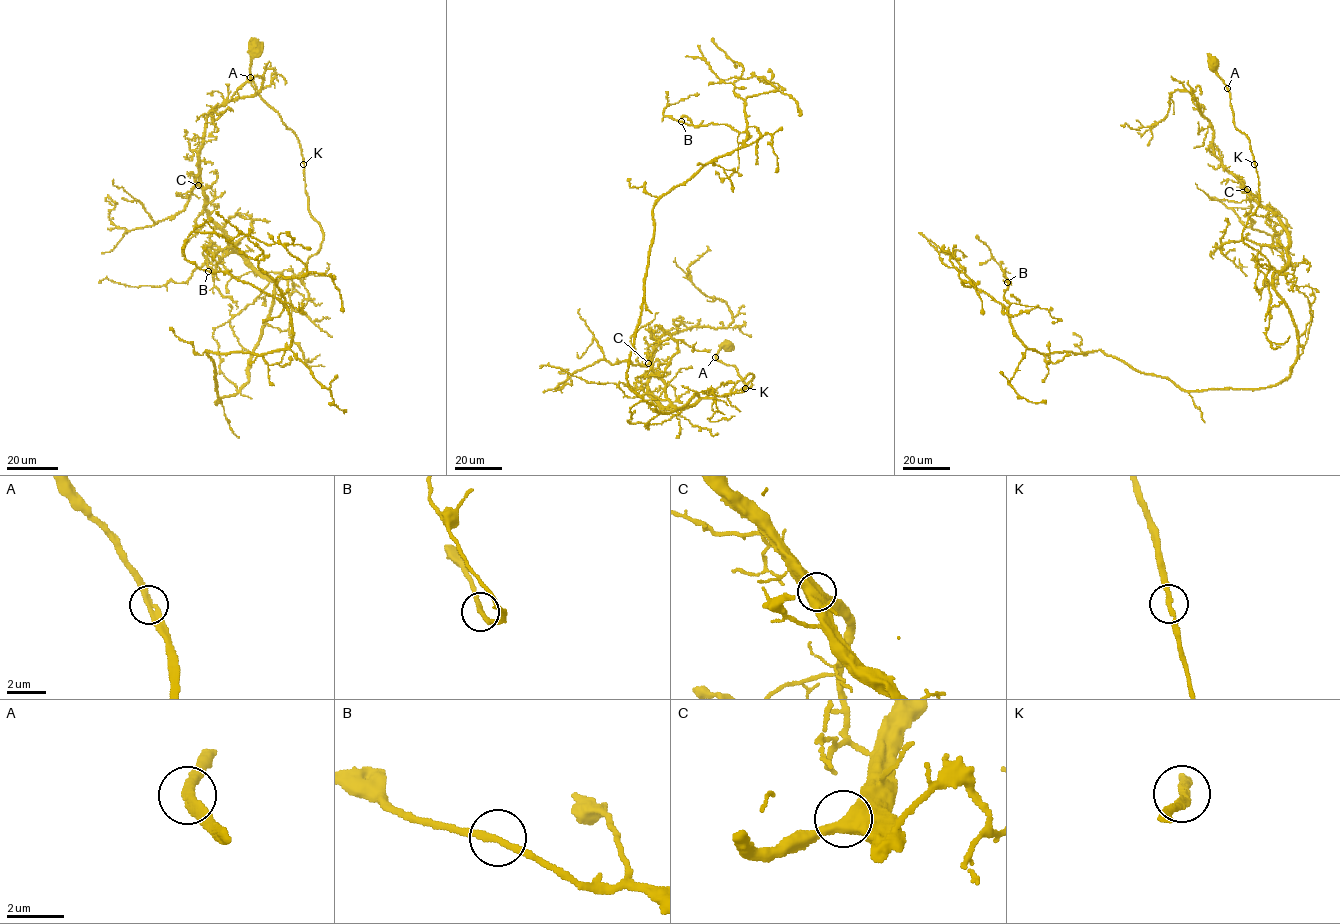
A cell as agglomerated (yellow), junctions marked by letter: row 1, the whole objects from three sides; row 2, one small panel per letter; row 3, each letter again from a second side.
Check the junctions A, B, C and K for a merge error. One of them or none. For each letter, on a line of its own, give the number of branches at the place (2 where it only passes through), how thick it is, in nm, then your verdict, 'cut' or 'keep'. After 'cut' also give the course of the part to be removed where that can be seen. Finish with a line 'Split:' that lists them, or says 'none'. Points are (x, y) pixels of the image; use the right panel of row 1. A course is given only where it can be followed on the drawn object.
A: 2 branches meet; 280 nm thick; keep
B: 2 branches meet; 200 nm thick; keep
C: 2 branches meet; 550 nm thick; keep
K: 2 branches meet; 240 nm thick; keep
Split: none

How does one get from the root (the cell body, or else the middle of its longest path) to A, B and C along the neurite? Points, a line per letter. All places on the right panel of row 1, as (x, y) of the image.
A: (1214, 66), (1217, 75), (1227, 88)
B: (1214, 66), (1258, 177), (1242, 240), (1296, 327), (1289, 376), (1181, 390), (1101, 350), (1040, 353), (1007, 282)
C: (1214, 66), (1258, 177), (1259, 203), (1242, 240), (1279, 271), (1289, 258), (1287, 229), (1247, 189)

